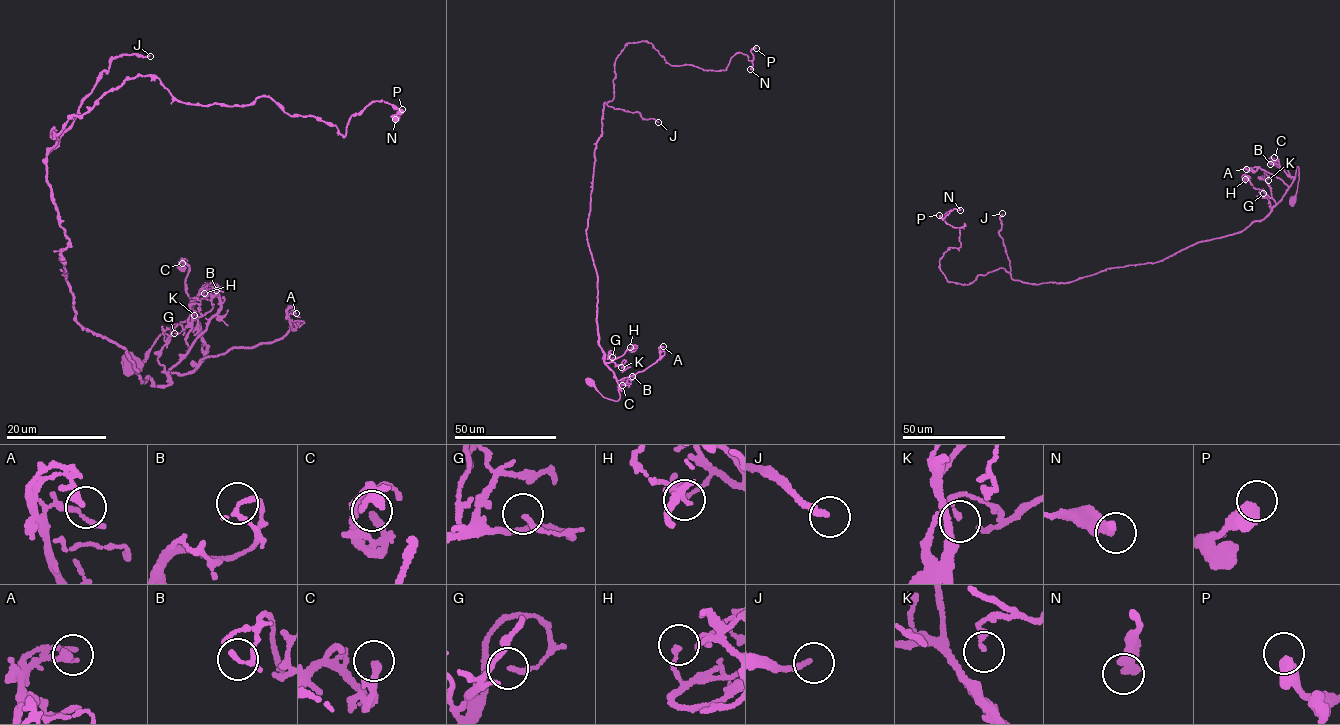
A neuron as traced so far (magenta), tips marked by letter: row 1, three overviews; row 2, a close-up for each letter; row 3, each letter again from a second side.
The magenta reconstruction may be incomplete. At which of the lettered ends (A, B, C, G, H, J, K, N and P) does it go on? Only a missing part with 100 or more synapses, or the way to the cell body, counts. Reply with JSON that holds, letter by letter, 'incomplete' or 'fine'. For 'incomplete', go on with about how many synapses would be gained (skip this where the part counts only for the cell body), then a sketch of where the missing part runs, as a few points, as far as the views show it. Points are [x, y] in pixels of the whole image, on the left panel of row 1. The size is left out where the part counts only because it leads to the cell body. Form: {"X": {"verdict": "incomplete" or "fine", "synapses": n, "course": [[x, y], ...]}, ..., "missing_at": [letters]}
{"A": {"verdict": "fine"}, "B": {"verdict": "fine"}, "C": {"verdict": "fine"}, "G": {"verdict": "fine"}, "H": {"verdict": "fine"}, "J": {"verdict": "incomplete", "synapses": 250}, "K": {"verdict": "fine"}, "N": {"verdict": "fine"}, "P": {"verdict": "fine"}, "missing_at": ["J"]}

